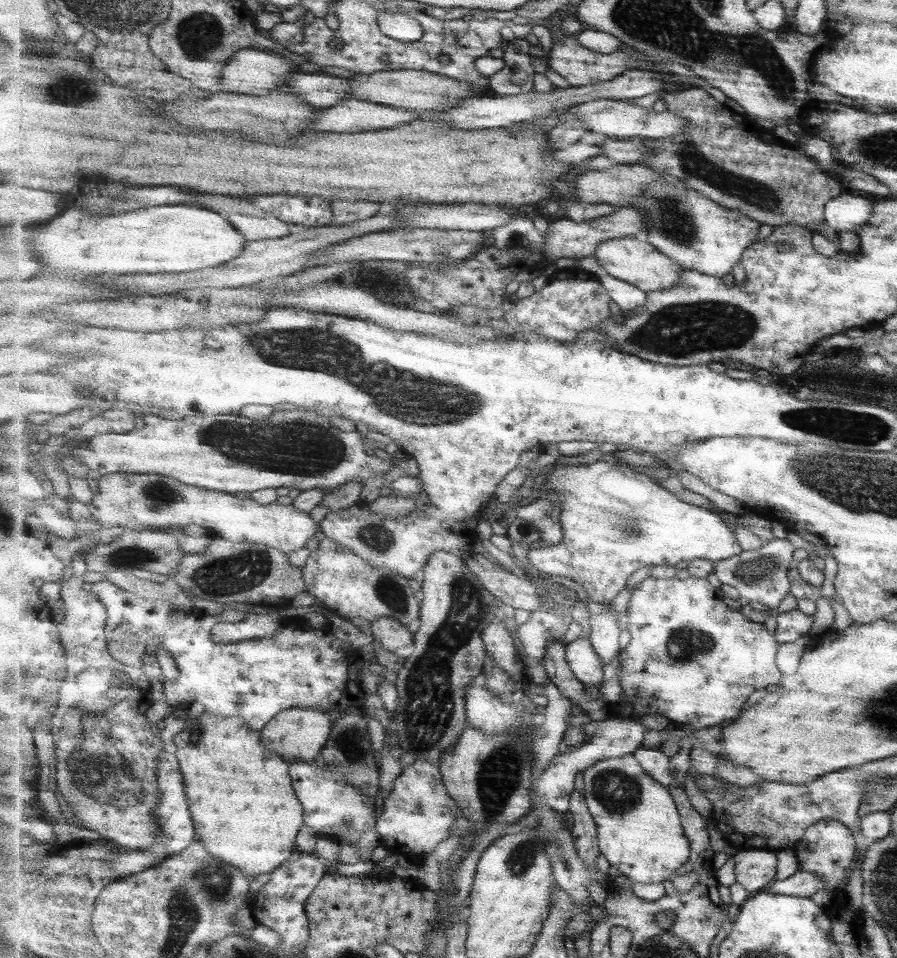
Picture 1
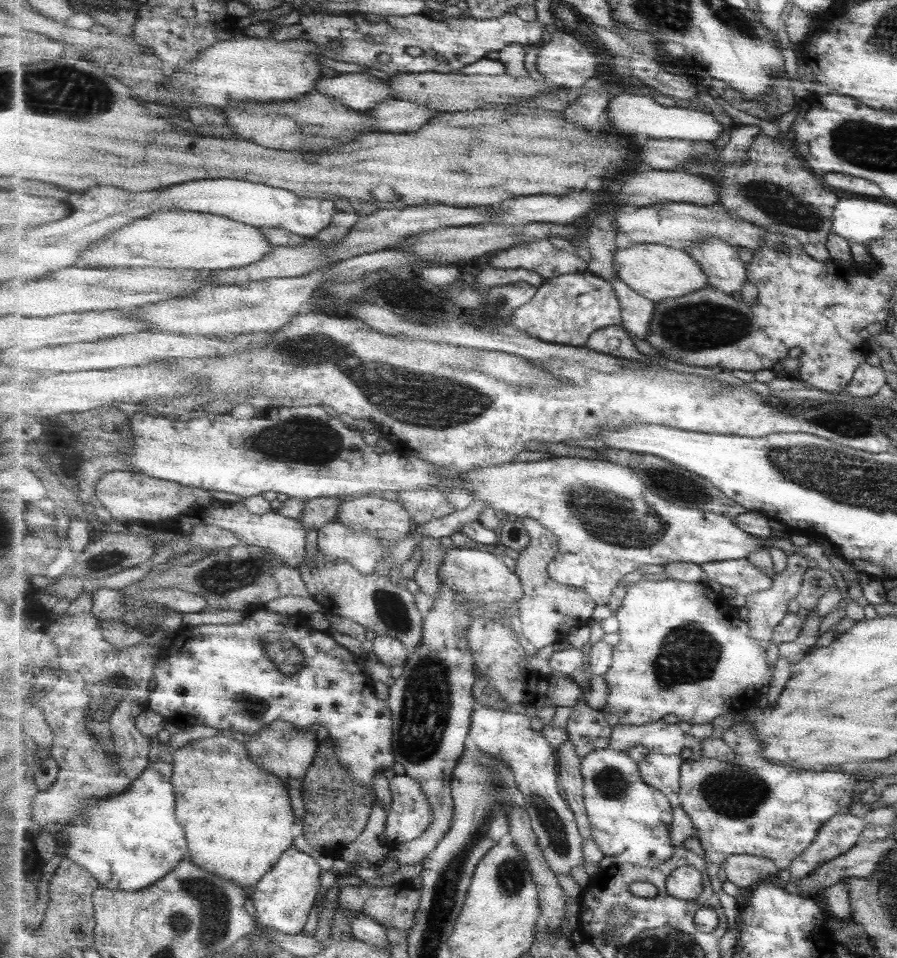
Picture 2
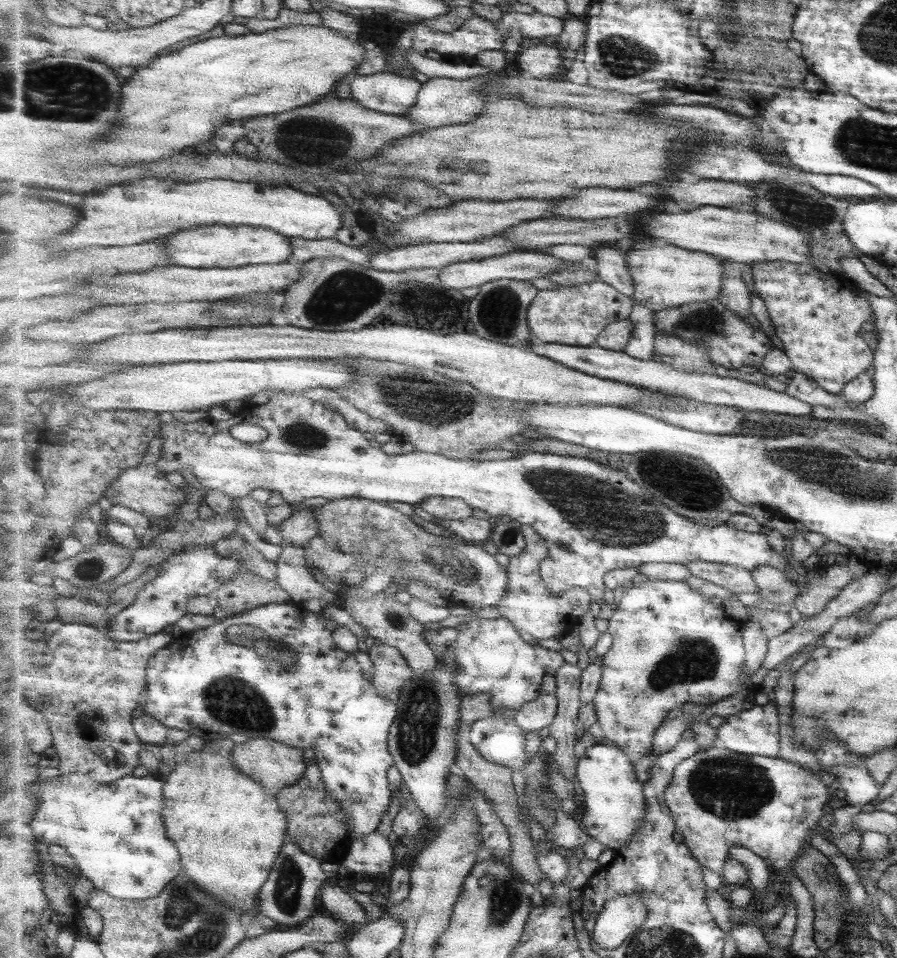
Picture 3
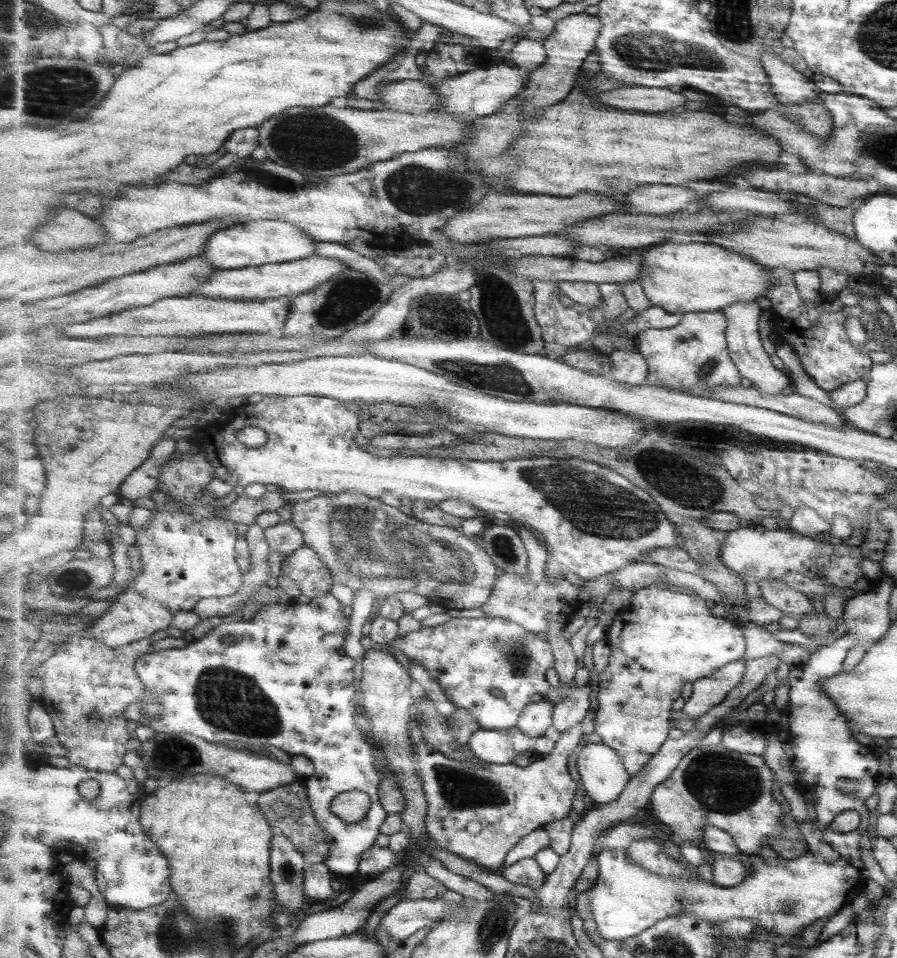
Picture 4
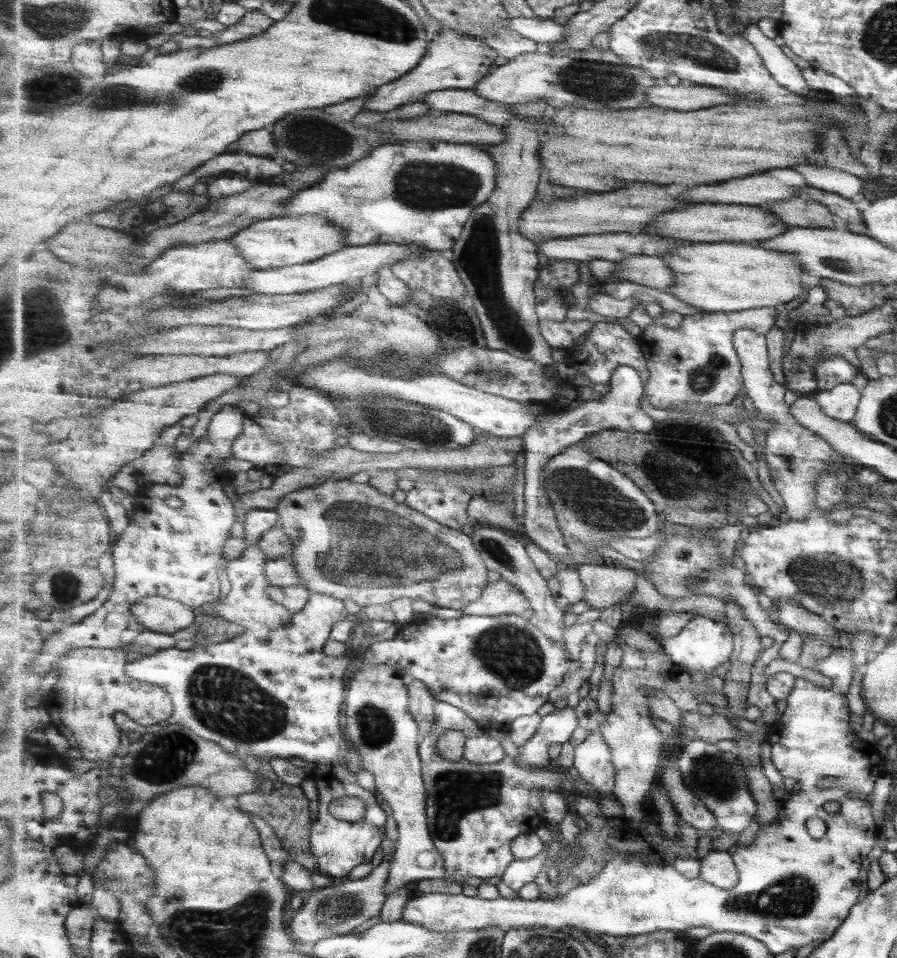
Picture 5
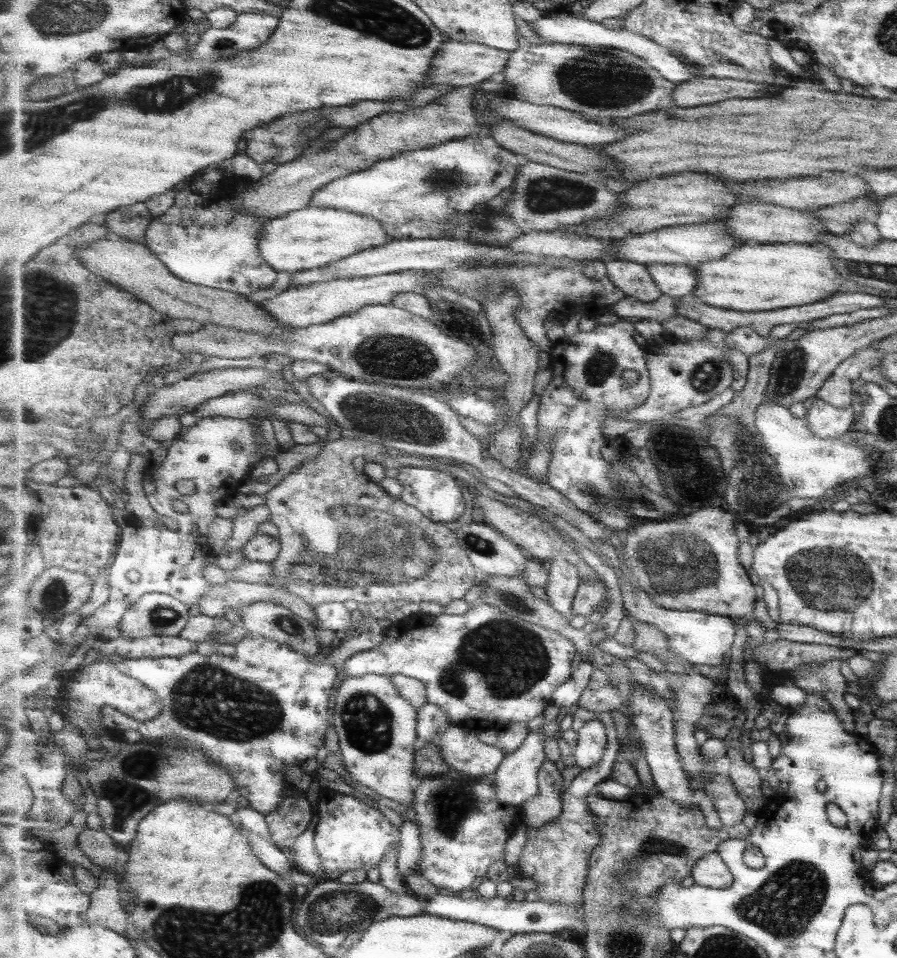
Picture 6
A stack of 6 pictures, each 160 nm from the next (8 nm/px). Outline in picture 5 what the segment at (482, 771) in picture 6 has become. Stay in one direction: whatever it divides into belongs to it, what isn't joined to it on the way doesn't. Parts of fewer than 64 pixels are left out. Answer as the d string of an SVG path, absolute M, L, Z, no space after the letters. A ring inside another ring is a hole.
M488 734L468 736L465 746L463 759L471 762L471 764L498 764L506 757L501 741L489 737Z

